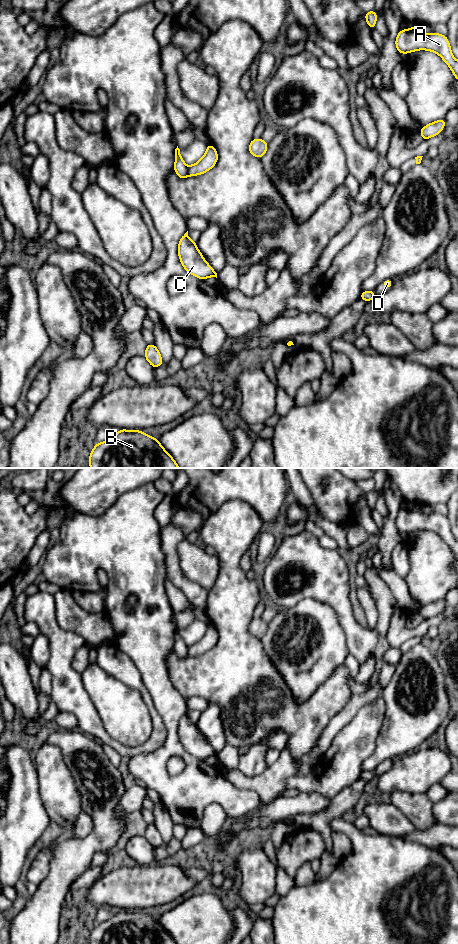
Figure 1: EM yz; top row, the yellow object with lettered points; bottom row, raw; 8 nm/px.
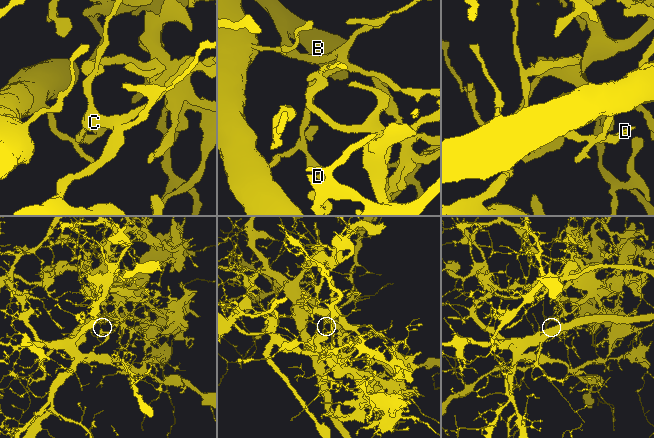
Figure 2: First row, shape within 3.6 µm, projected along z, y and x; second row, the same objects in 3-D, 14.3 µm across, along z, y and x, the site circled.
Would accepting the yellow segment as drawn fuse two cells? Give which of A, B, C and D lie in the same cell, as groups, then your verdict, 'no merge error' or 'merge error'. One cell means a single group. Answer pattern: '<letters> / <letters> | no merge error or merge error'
A / B C D | merge error

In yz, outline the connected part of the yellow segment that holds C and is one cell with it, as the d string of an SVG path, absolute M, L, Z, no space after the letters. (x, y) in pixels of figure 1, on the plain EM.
M188 711L179 721L178 736L185 750L193 756L202 760L209 757L217 758L217 753L206 742L196 722L189 718Z

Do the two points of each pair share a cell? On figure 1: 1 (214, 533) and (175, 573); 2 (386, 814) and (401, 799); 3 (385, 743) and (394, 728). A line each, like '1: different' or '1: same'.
1: different
2: different
3: same

